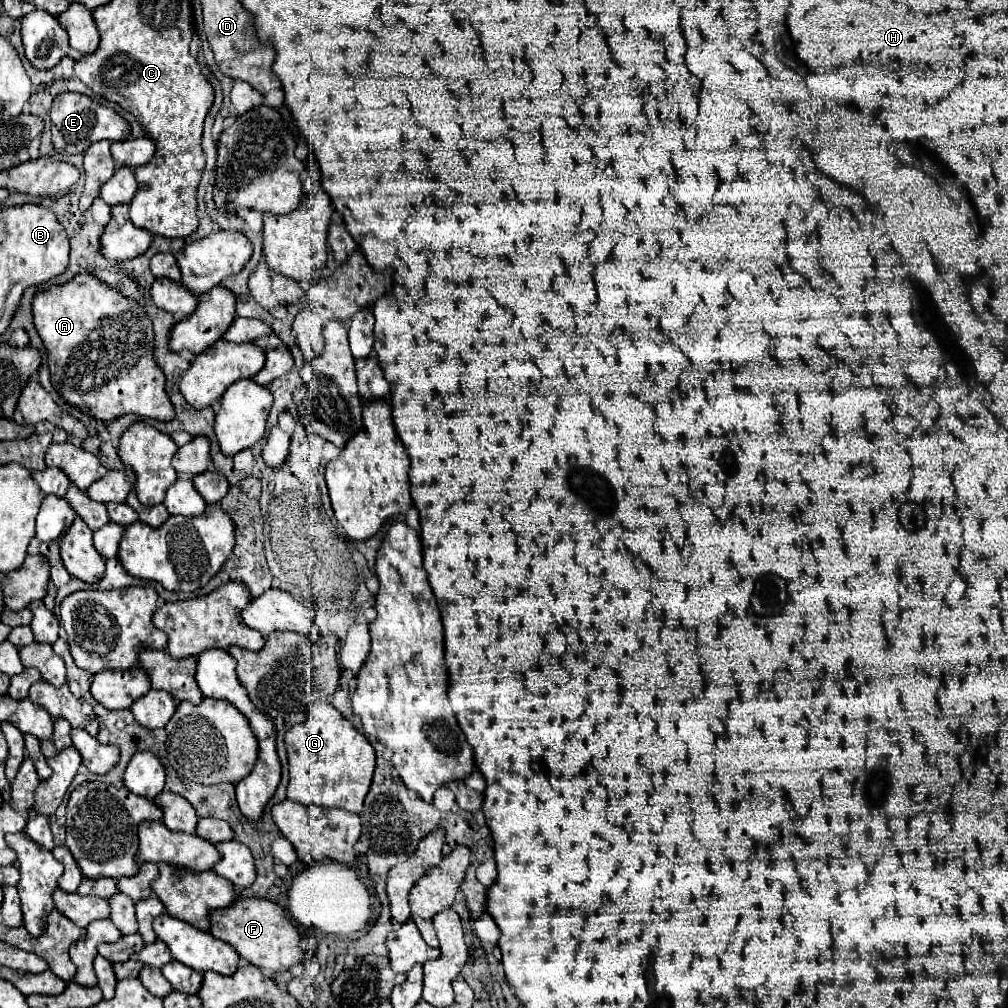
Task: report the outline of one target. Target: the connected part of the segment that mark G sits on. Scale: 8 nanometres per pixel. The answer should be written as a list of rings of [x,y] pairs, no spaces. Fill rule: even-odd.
[[[313,703],[305,721],[285,733],[289,787],[287,799],[303,805],[337,807],[359,813],[375,771],[375,751],[331,703]]]

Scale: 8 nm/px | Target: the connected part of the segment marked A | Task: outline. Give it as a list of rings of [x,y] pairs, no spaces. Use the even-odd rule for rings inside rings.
[[[75,275],[69,283],[53,285],[33,297],[33,321],[49,355],[51,383],[69,405],[89,409],[85,413],[101,421],[111,421],[125,413],[161,421],[171,421],[175,417],[175,409],[165,391],[165,373],[161,373],[153,359],[151,319],[133,299],[125,299],[125,295],[113,291],[113,287],[93,275]]]

